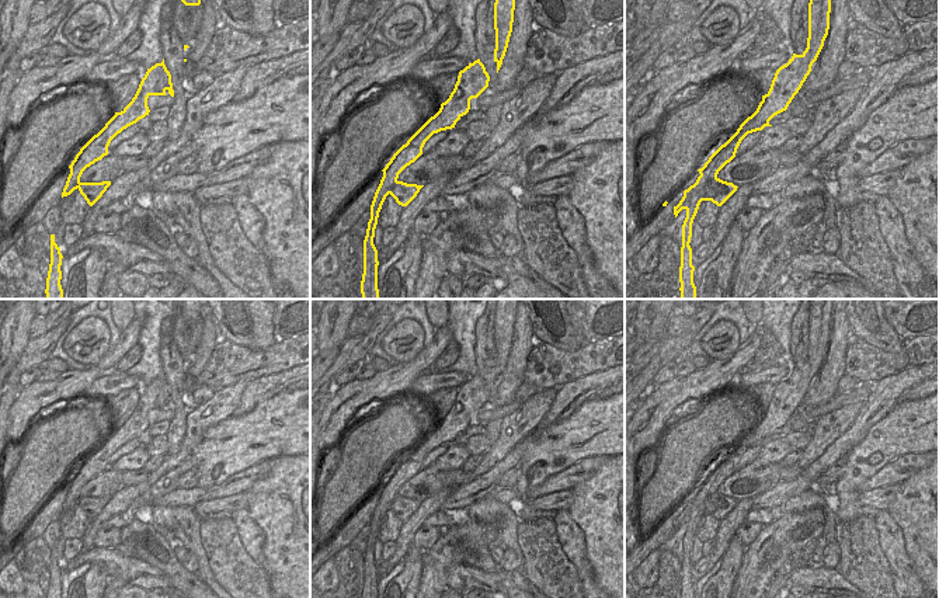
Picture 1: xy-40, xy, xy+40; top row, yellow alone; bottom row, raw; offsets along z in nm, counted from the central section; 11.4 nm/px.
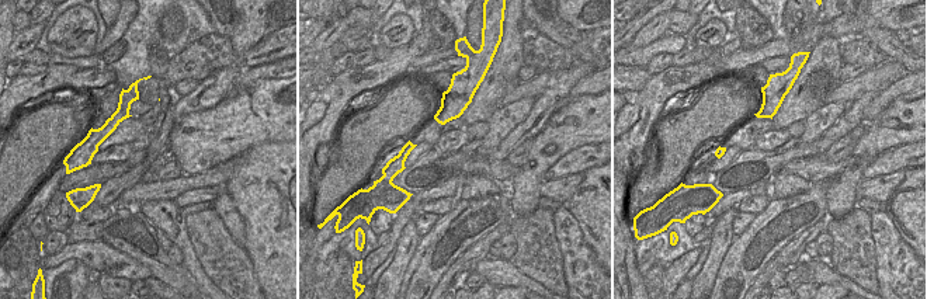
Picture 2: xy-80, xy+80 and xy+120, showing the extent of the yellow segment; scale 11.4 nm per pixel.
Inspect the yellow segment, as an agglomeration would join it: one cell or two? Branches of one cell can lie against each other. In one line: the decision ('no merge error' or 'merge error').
merge error

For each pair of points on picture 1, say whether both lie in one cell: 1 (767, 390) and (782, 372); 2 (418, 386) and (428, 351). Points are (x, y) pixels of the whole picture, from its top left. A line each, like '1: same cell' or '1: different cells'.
1: different cells
2: different cells

